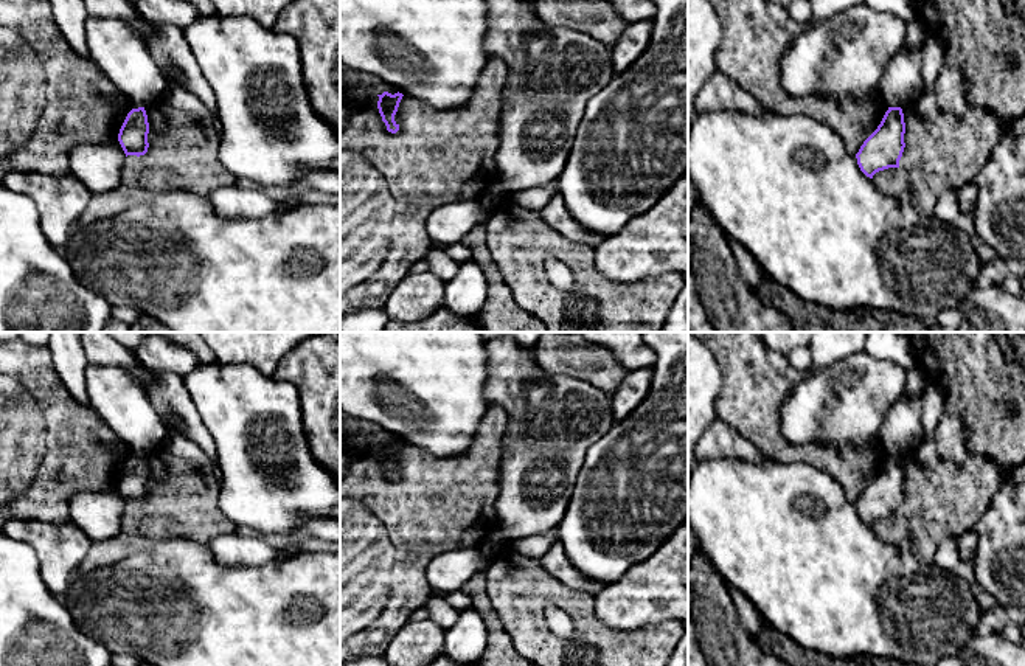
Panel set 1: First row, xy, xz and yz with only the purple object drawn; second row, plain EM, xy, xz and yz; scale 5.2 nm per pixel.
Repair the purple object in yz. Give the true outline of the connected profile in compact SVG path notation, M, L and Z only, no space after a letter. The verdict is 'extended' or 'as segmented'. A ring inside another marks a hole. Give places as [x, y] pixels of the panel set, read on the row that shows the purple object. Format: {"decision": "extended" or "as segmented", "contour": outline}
{"decision": "as segmented", "contour": "M888 107L877 129L856 154L860 171L873 179L879 171L899 168L905 143L905 123L901 107Z"}

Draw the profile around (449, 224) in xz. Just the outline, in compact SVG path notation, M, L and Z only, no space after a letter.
M478 200L441 205L432 211L426 230L433 245L447 248L458 244L478 224L485 224L489 213Z

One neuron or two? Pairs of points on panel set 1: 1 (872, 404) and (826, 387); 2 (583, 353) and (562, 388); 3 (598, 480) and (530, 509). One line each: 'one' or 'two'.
1: one
2: two
3: two

